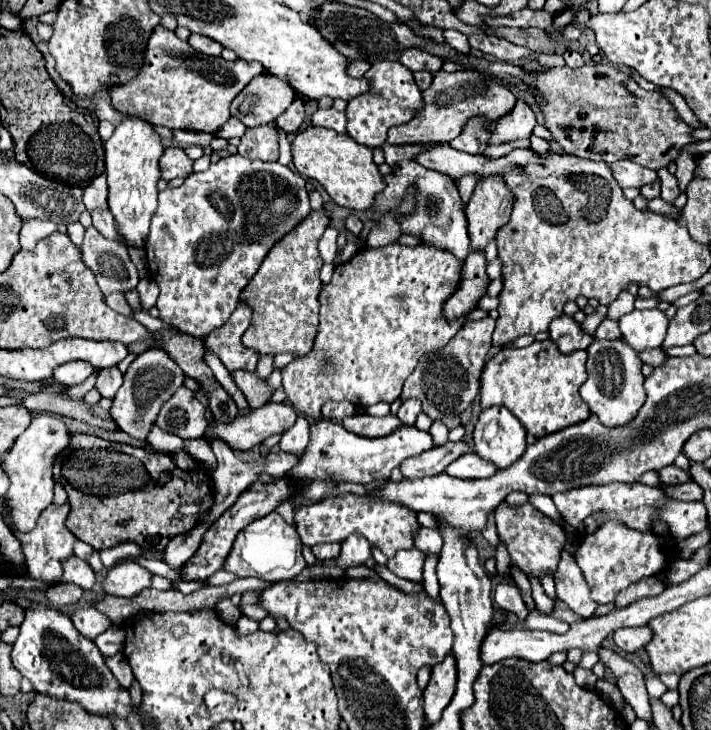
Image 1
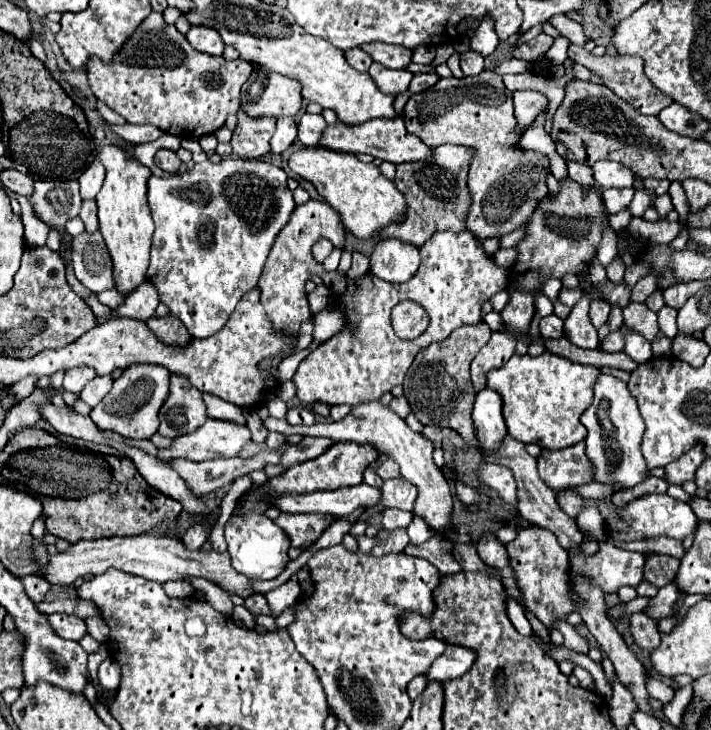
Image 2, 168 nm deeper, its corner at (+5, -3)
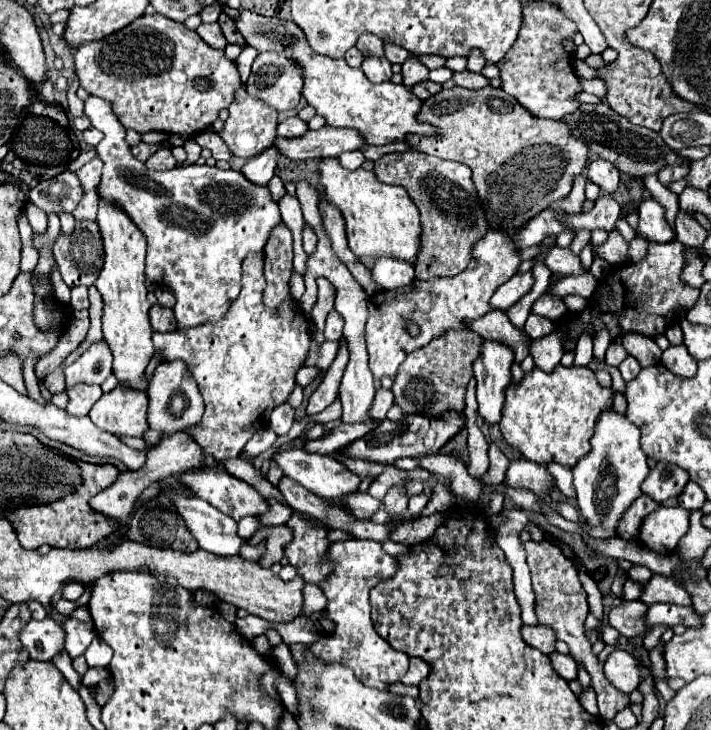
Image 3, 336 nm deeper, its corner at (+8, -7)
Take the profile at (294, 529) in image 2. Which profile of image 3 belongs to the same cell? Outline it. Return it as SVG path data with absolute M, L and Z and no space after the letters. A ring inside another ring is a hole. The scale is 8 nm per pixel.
M286 523L266 525L252 535L252 541L254 543L266 541L266 553L260 559L260 565L270 567L272 563L280 563L280 559L284 557L284 547L292 541L292 529L288 529Z

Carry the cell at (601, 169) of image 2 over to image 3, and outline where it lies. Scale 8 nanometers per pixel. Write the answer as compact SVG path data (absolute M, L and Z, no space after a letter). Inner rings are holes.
M594 159L588 165L588 179L592 183L596 183L608 195L612 195L618 189L618 185L620 185L618 169L612 167L612 163L608 163L604 159Z

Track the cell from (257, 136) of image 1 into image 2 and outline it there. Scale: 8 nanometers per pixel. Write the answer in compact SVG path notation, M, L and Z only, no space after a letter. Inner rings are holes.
M237 111L237 127L233 129L231 147L233 153L243 159L257 159L269 153L269 139L275 131L277 117L259 117L251 119Z

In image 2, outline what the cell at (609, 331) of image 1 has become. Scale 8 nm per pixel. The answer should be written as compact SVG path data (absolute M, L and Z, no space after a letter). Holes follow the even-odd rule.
M619 331L609 333L609 335L603 339L601 347L603 347L603 351L607 351L607 353L617 353L617 351L623 351L623 347L625 347L623 335L621 335Z

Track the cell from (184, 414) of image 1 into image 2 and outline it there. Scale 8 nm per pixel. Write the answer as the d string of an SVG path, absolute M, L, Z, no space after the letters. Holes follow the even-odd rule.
M171 373L169 397L159 411L159 421L159 433L169 439L195 431L195 427L201 427L207 421L203 393L197 387L191 387L189 379L183 375Z

